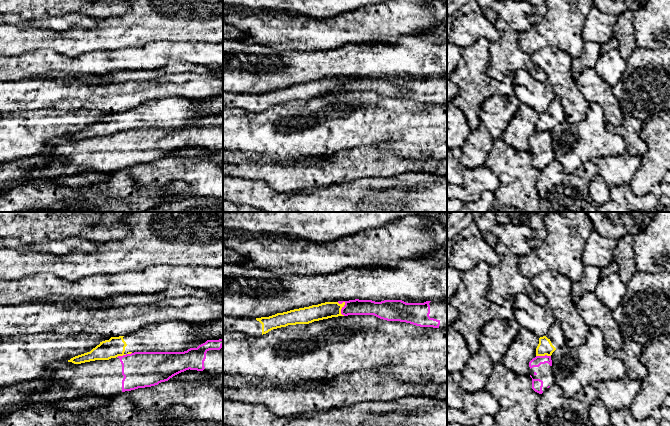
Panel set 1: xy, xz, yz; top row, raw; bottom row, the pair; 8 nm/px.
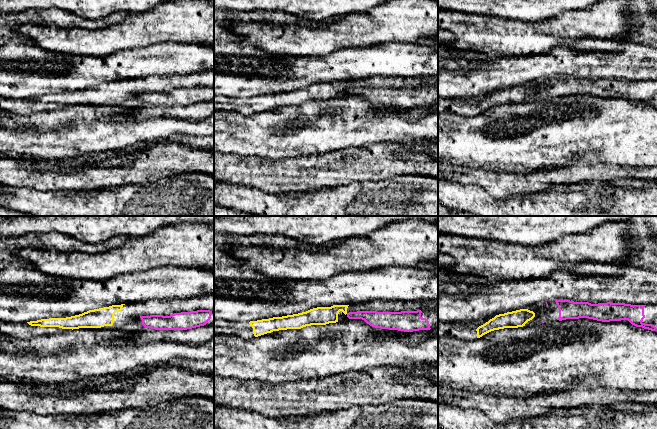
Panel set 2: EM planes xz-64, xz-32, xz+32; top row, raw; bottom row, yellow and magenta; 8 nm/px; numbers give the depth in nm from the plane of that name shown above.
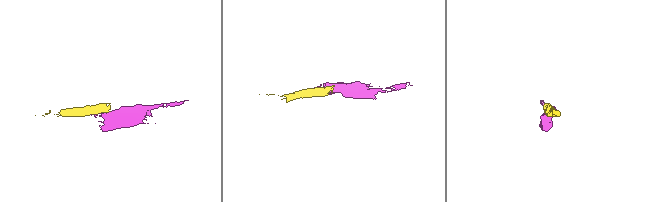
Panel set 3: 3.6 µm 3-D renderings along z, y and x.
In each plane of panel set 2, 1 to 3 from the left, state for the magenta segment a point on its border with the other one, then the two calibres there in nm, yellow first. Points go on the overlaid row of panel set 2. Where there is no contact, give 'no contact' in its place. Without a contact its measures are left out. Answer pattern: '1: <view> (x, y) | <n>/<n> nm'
1: no contact
2: no contact
3: no contact

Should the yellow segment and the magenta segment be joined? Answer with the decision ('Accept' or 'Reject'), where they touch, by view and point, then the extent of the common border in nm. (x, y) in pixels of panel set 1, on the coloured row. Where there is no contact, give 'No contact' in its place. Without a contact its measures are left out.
Reject. Touches yellow at xz (343, 306). Shared border 130 nm

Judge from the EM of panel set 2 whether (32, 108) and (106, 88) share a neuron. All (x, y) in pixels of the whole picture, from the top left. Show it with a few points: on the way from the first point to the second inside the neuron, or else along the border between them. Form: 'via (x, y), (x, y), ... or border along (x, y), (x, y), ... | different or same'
via (50, 102), (88, 95) | same

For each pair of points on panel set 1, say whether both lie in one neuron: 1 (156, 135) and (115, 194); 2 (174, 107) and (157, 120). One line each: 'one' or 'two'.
1: two
2: one

